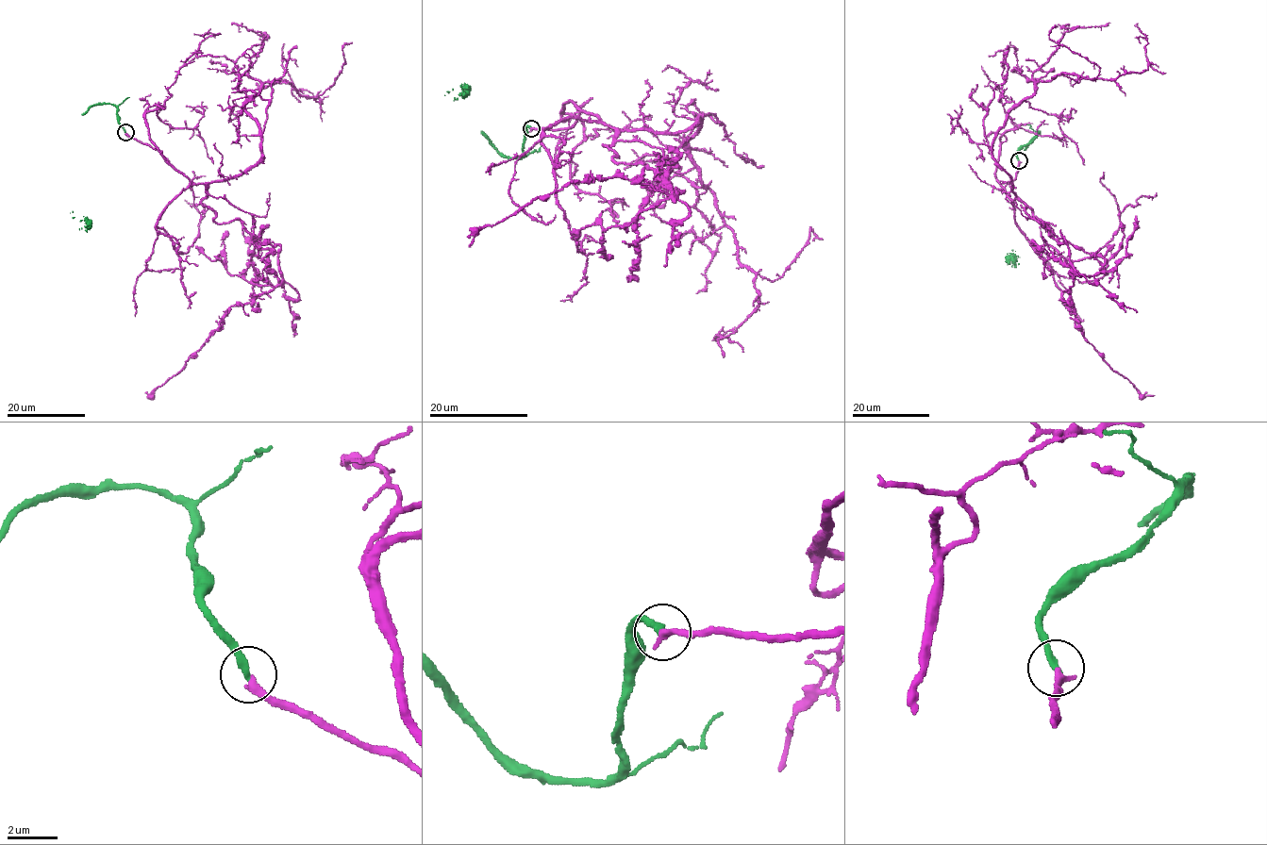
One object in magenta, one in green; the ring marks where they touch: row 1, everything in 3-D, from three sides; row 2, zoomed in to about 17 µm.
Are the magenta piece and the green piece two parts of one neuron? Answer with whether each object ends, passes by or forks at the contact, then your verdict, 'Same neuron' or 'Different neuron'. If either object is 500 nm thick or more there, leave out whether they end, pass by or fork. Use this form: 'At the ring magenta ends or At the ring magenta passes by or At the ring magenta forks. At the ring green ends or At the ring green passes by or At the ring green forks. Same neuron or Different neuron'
At the ring magenta ends. At the ring green ends. Same neuron

